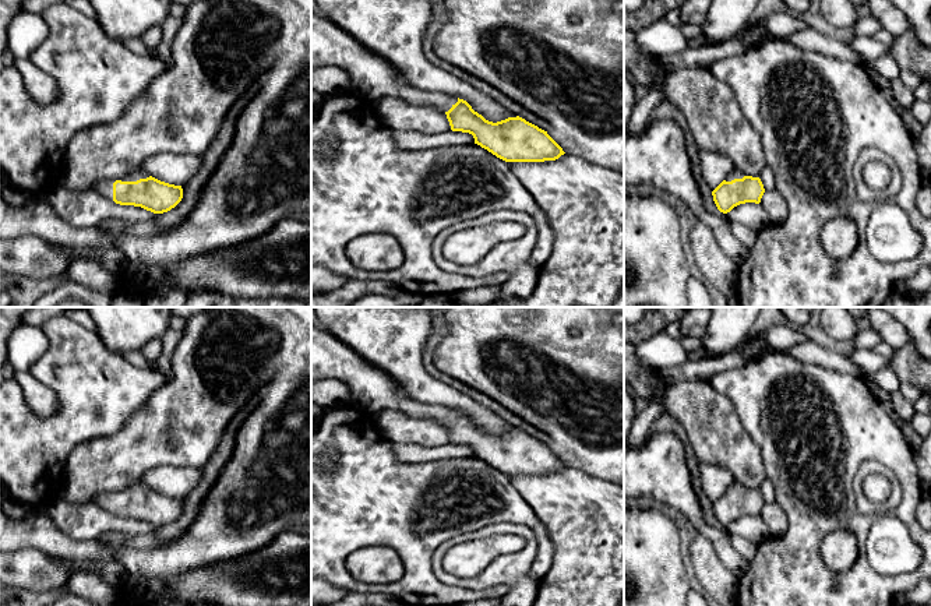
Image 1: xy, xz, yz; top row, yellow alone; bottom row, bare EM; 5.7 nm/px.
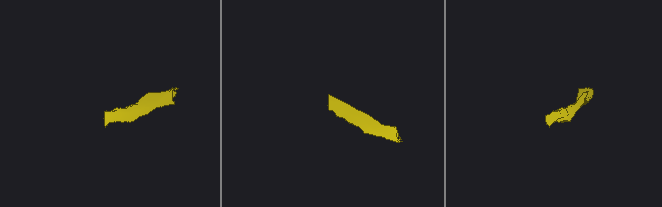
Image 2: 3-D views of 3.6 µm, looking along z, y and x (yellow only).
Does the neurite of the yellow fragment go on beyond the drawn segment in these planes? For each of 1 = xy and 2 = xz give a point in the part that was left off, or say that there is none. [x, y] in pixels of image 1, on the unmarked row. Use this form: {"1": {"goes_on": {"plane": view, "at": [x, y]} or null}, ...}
{"1": {"goes_on": {"plane": "xy", "at": [105, 500]}}, "2": {"goes_on": {"plane": "xz", "at": [373, 390]}}}

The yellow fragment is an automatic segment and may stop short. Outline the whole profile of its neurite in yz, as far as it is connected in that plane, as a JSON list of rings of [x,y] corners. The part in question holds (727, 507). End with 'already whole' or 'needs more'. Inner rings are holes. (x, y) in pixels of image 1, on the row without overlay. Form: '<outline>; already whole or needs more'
[[[733,483],[713,504],[713,514],[723,526],[745,515],[759,517],[765,505],[759,490],[745,489]]]; needs more

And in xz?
[[[311,325],[311,383],[328,378],[345,381],[352,392],[352,405],[370,416],[395,409],[412,417],[434,419],[447,427],[452,444],[472,447],[475,457],[505,475],[556,473],[565,466],[547,444],[519,429],[493,436],[463,412],[412,399],[387,373]]]; needs more

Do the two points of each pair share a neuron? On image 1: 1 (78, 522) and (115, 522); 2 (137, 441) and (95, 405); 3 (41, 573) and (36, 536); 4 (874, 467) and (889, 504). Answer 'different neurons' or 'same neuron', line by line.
1: same neuron
2: different neurons
3: different neurons
4: same neuron

